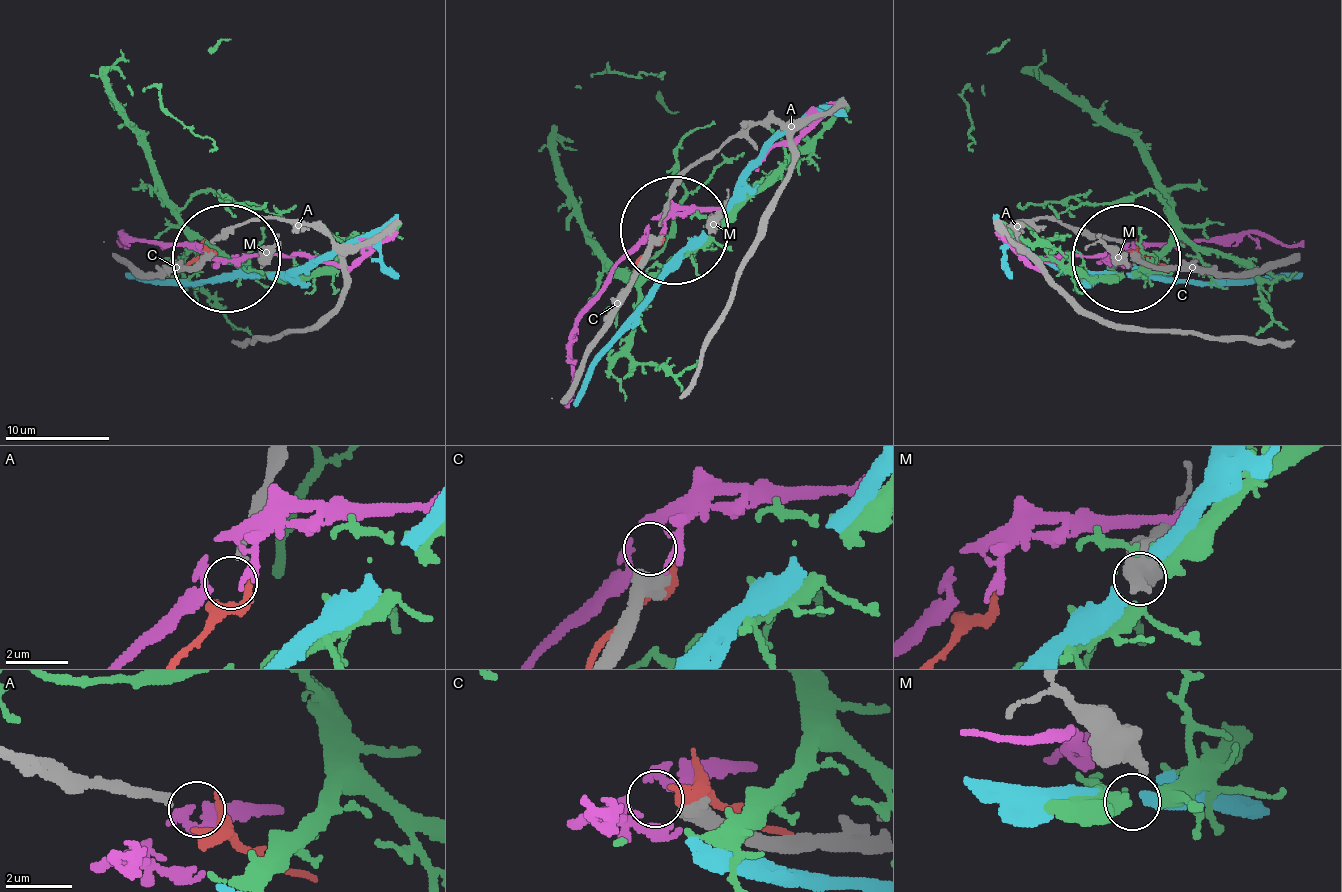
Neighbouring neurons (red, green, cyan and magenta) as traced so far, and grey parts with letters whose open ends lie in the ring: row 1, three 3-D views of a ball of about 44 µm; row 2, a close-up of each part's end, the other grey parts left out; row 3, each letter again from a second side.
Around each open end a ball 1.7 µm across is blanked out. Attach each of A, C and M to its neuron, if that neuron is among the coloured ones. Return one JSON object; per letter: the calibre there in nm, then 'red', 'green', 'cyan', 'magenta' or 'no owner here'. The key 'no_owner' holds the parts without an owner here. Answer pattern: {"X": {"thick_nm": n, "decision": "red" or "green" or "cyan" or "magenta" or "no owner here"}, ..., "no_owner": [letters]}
{"A": {"thick_nm": 240, "decision": "red"}, "C": {"thick_nm": 650, "decision": "no owner here"}, "M": {"thick_nm": 360, "decision": "no owner here"}, "no_owner": ["C", "M"]}

